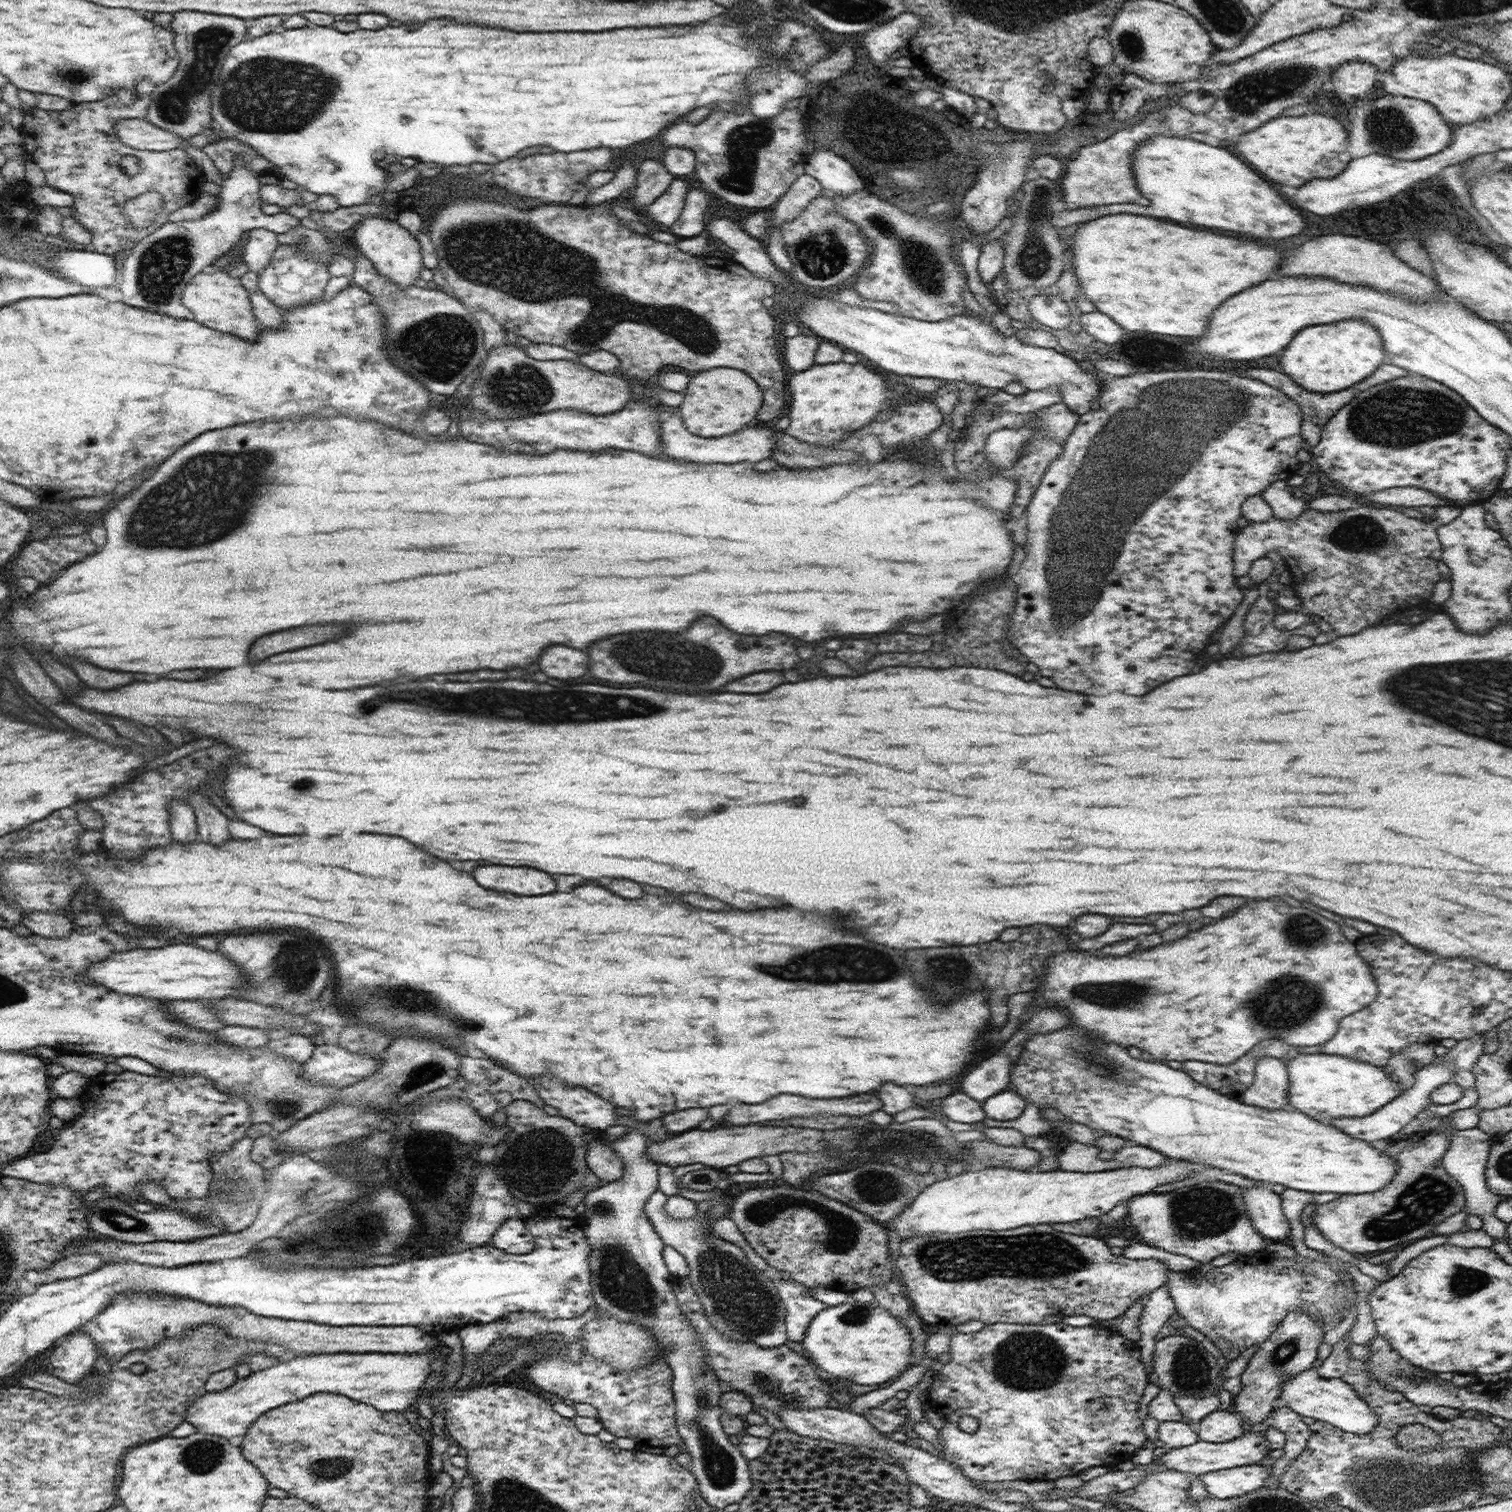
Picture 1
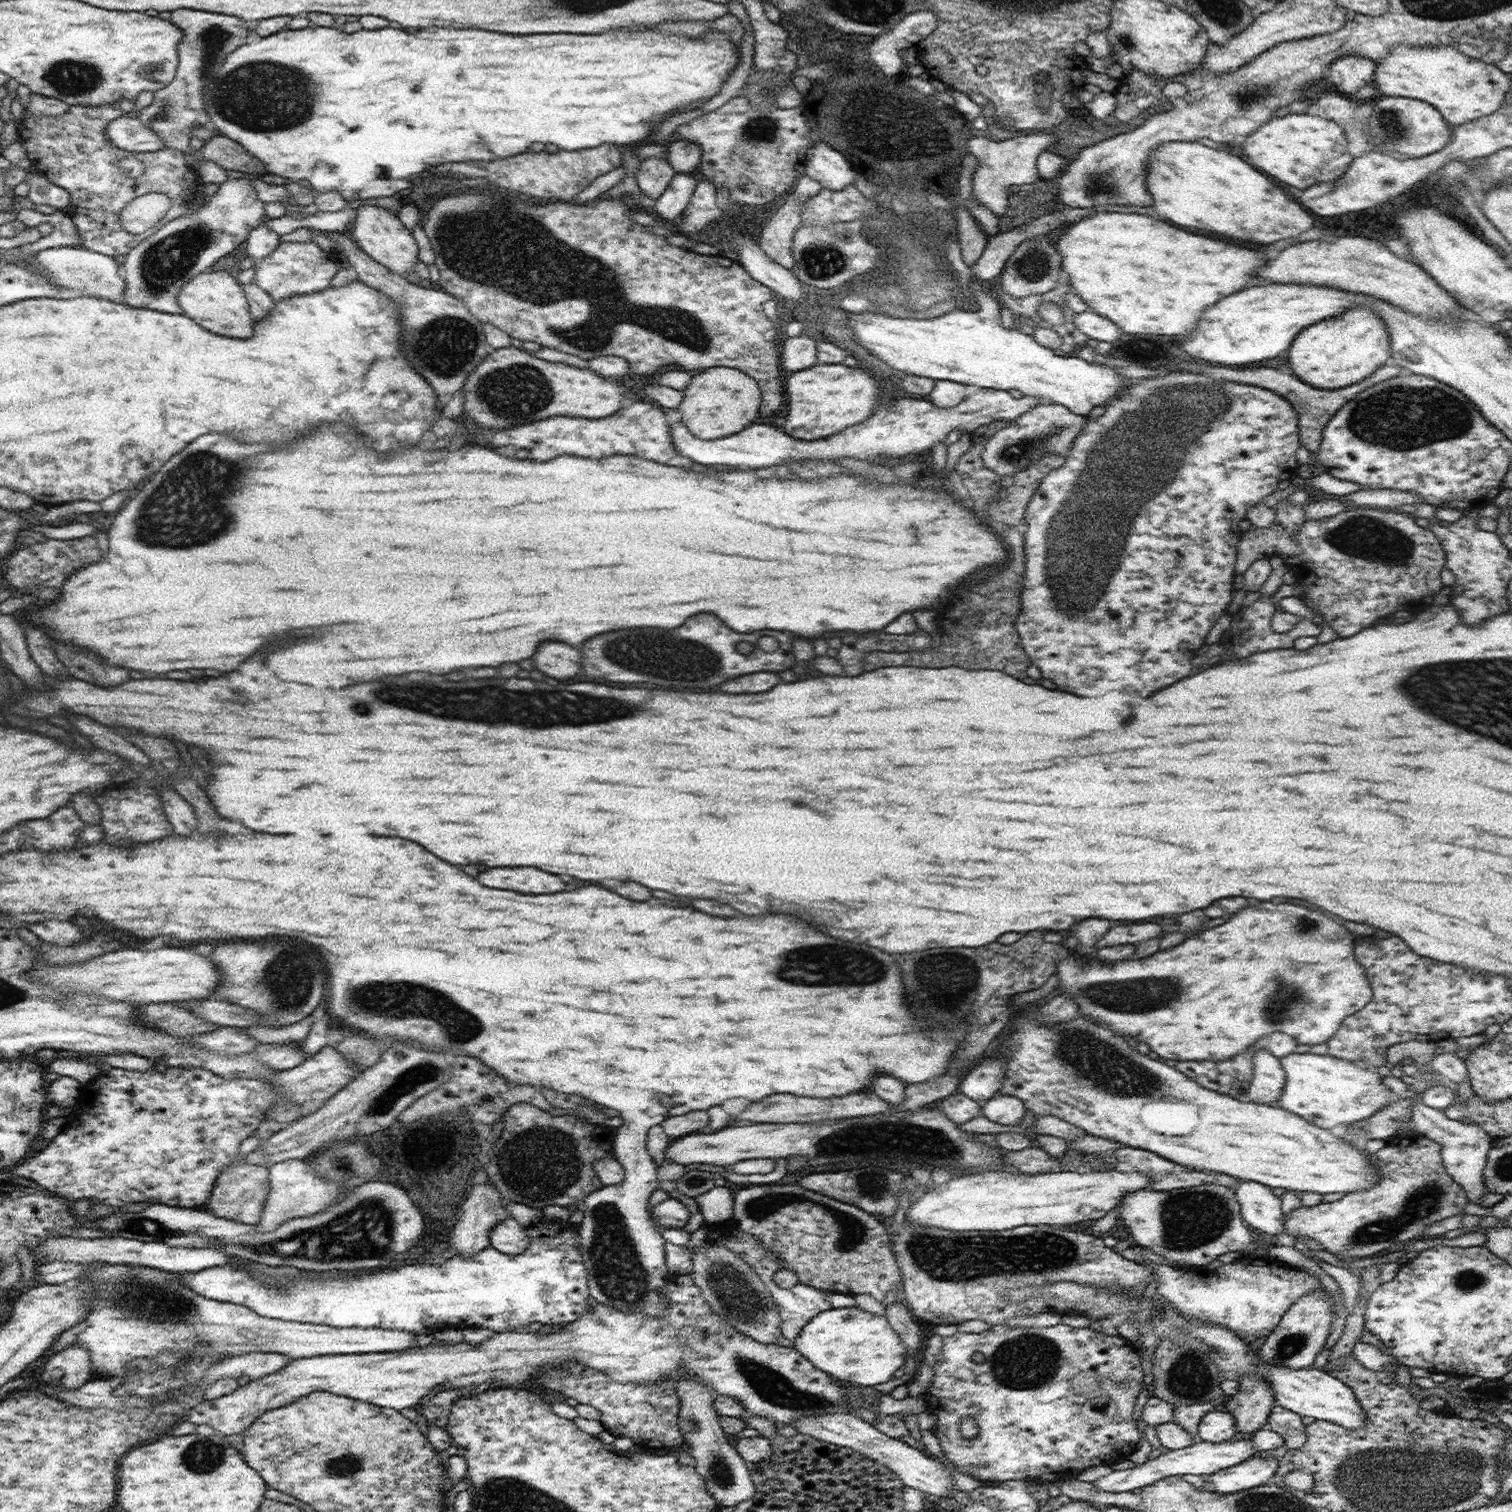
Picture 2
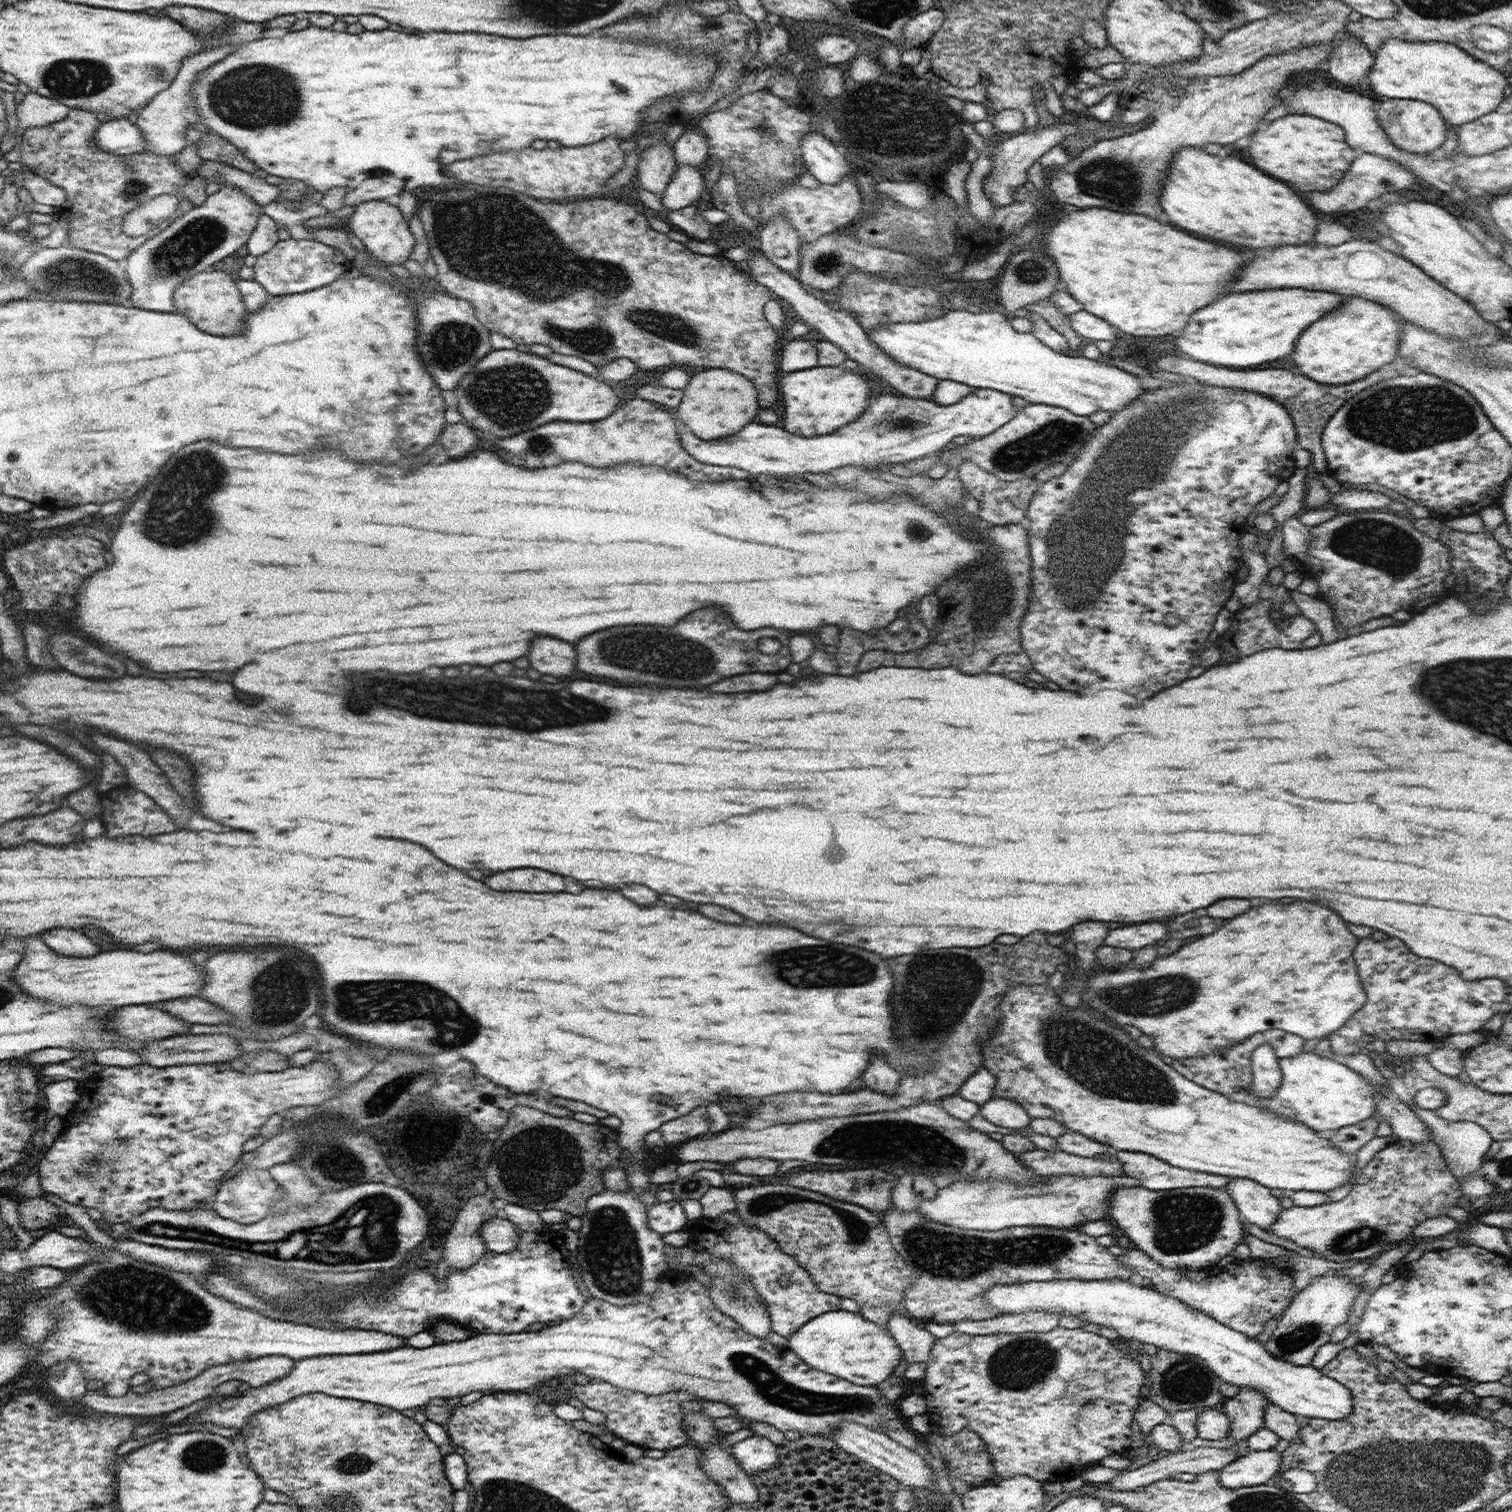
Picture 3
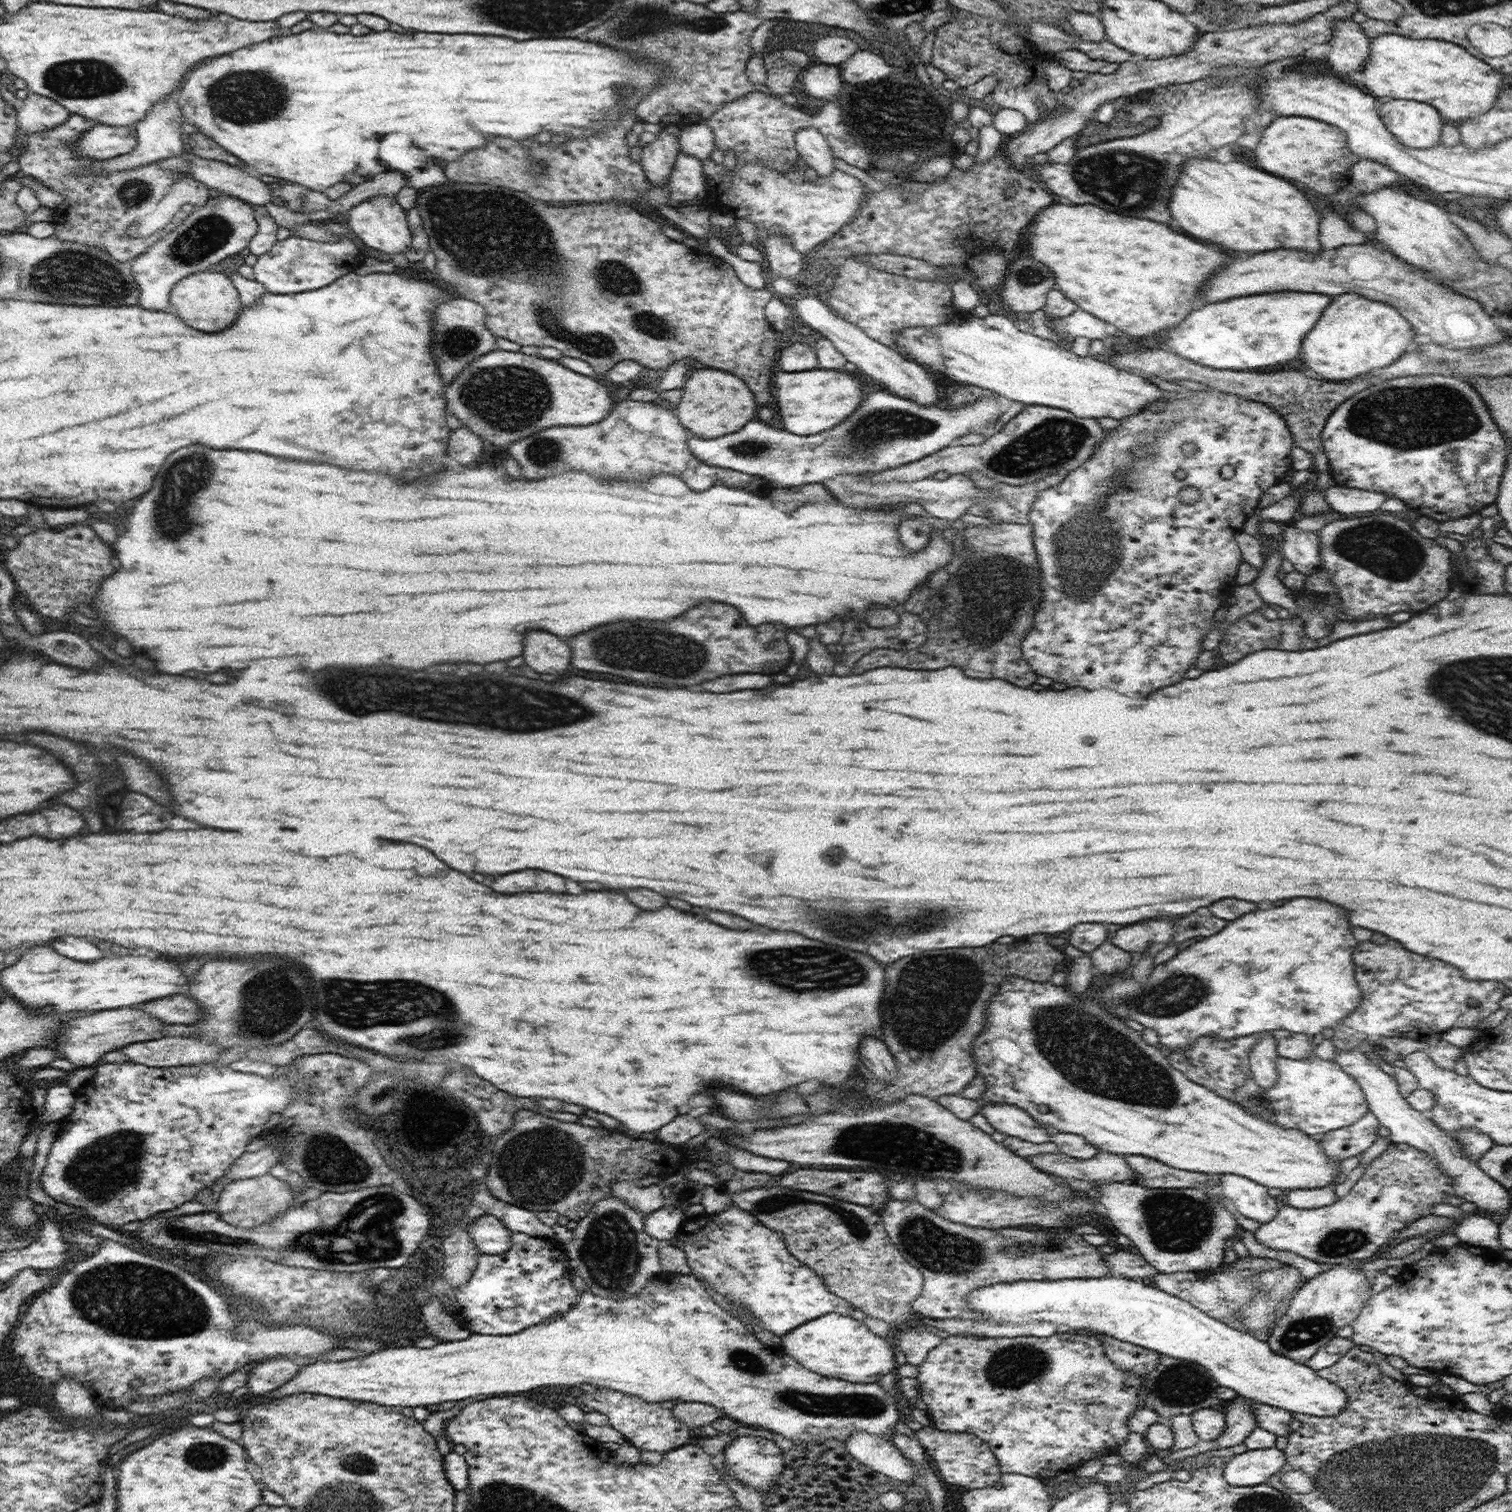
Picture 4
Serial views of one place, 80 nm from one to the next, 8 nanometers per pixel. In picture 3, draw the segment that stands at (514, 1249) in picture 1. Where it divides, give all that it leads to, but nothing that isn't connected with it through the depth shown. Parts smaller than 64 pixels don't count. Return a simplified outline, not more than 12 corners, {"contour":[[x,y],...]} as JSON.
{"contour":[[492,1217],[479,1229],[488,1251],[512,1252],[519,1231],[507,1218]]}

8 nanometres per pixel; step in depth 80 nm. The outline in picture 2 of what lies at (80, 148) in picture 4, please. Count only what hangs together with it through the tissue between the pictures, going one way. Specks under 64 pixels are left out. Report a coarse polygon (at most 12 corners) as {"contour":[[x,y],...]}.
{"contour":[[136,116],[106,128],[109,142],[128,152],[164,149],[159,134]]}

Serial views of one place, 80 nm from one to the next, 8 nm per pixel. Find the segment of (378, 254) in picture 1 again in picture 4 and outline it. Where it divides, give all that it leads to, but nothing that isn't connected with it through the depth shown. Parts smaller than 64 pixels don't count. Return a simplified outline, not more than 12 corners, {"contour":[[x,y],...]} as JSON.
{"contour":[[392,197],[363,200],[344,221],[385,258],[411,245],[407,212]]}

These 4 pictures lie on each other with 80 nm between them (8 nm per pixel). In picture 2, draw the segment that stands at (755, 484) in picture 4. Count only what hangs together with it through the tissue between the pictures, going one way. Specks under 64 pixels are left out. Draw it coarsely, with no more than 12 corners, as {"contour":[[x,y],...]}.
{"contour":[[637,401],[603,419],[551,416],[490,432],[532,460],[632,454],[704,472],[676,450],[665,409]]}

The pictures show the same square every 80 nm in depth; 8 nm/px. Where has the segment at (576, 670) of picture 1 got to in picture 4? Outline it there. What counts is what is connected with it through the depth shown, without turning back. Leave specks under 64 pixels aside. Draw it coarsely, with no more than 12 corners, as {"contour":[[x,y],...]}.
{"contour":[[548,632],[524,636],[536,672],[570,668],[570,646]]}

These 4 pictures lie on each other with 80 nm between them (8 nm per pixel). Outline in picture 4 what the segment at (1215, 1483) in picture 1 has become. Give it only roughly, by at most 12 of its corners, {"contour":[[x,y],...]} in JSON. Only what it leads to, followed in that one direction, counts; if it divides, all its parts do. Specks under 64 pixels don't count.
{"contour":[[1277,1447],[1247,1450],[1223,1467],[1234,1486],[1256,1487],[1286,1464]]}

